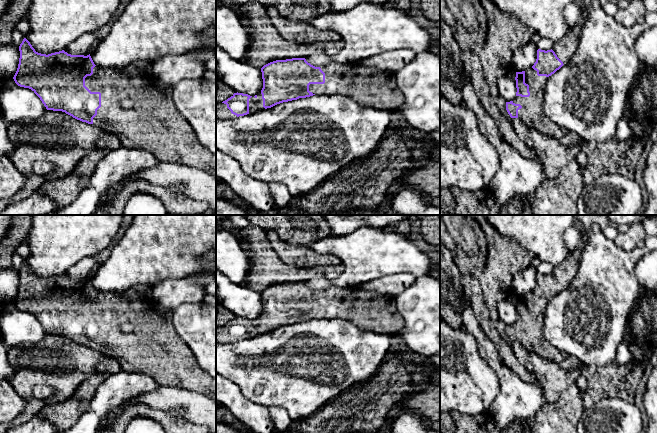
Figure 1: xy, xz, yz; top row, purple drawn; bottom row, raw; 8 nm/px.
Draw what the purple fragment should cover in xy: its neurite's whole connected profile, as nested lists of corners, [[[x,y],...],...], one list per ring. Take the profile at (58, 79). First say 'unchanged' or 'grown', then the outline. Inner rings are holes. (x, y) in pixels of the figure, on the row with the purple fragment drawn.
grown; [[[26,38],[20,44],[19,51],[19,64],[13,79],[18,86],[31,89],[47,110],[65,112],[77,120],[113,133],[119,138],[121,146],[146,150],[158,162],[200,169],[216,179],[216,154],[200,143],[191,125],[177,110],[172,96],[172,85],[162,83],[153,74],[128,76],[121,69],[97,67],[90,54],[71,55],[64,50],[48,55],[41,54],[35,51]]]

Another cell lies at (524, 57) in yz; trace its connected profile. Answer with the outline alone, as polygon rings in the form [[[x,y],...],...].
[[[529,41],[517,48],[512,56],[512,68],[515,72],[522,72],[532,68],[537,59],[537,45]]]

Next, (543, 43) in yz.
[[[541,37],[536,45],[538,49],[547,51],[553,48],[554,42],[548,38]]]

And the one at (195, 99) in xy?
[[[203,78],[183,80],[173,86],[172,96],[200,143],[216,154],[216,83]]]

